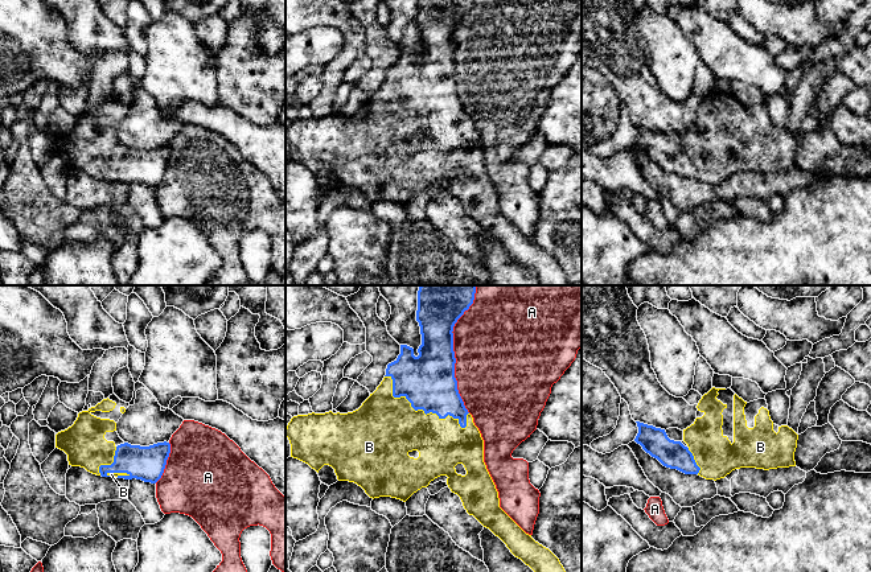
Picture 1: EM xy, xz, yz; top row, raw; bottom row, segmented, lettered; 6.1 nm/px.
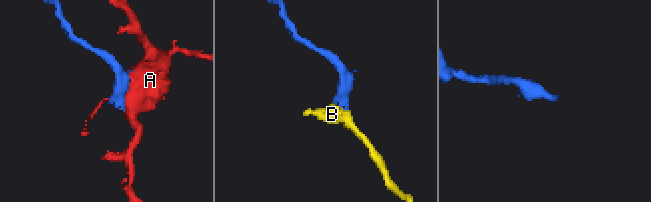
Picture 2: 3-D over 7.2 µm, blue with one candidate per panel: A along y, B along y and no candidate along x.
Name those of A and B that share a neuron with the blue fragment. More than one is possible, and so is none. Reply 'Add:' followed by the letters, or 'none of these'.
Add: B

